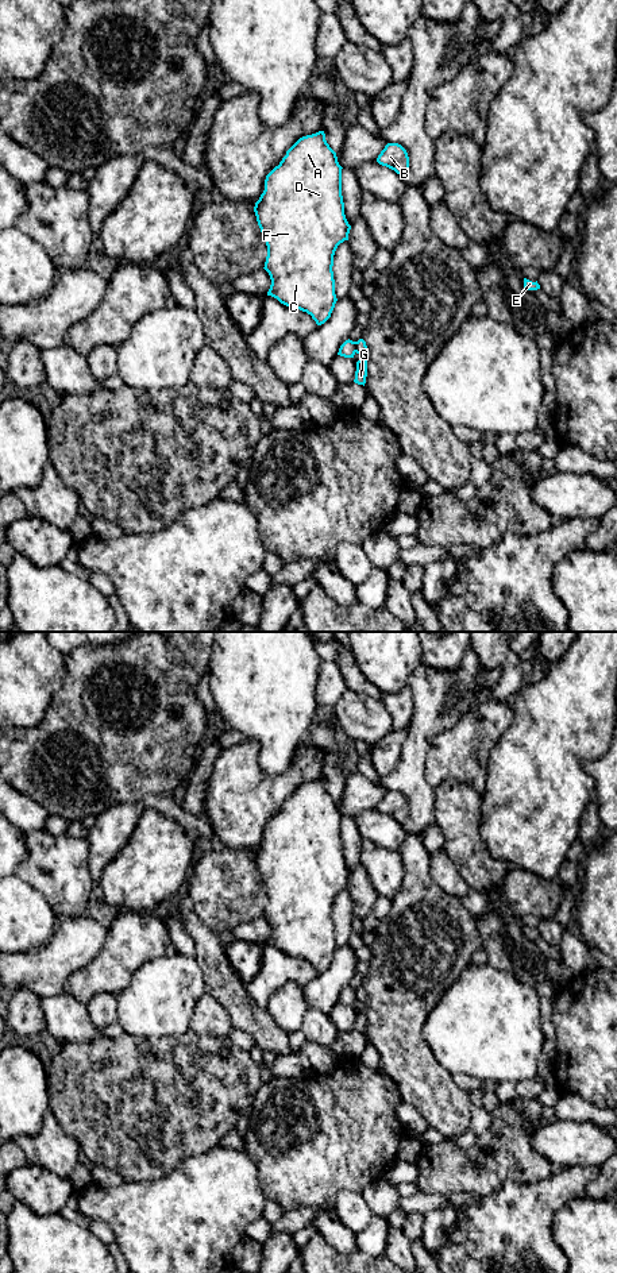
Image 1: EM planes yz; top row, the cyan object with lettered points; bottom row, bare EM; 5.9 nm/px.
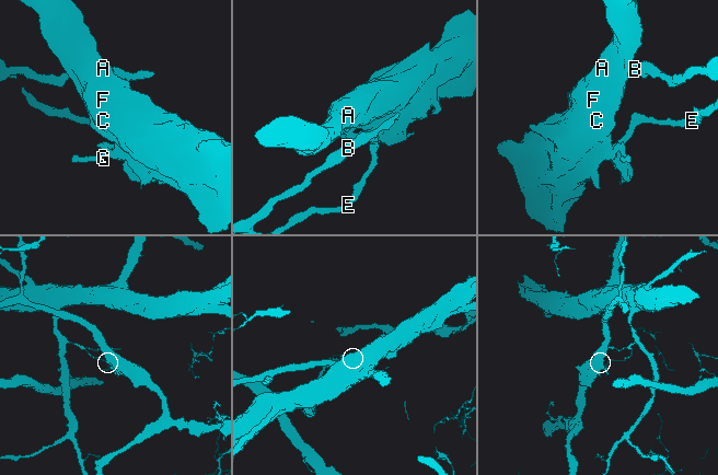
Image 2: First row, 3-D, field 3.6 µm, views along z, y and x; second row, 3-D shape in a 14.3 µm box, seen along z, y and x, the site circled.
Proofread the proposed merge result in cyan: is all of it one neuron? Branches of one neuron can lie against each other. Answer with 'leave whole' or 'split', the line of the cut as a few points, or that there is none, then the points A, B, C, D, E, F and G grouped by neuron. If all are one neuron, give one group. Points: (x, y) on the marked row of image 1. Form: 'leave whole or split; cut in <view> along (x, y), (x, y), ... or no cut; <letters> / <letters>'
split; cut in yz along (354, 342), (357, 351); A C D F / B E G

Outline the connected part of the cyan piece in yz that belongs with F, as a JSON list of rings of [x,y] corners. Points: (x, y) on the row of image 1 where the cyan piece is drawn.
[[[324,131],[302,136],[286,151],[279,165],[266,175],[265,190],[254,207],[258,225],[267,246],[263,267],[271,279],[267,296],[289,308],[306,312],[317,325],[324,324],[331,317],[338,301],[332,271],[333,255],[338,246],[348,240],[351,229],[344,215],[342,169],[336,153],[325,140]]]

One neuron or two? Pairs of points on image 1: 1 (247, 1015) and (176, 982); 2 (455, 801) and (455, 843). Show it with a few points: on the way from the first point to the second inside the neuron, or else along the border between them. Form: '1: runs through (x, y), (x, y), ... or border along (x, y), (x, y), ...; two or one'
1: border along (195, 959), (204, 976), (207, 988); two
2: runs through (455, 811), (455, 832); one

